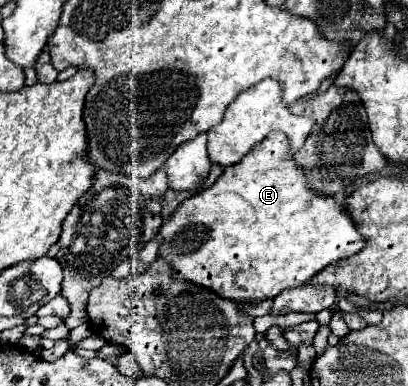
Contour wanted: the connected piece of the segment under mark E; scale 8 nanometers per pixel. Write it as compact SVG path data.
M272 131L264 141L260 141L246 157L242 157L236 165L230 165L224 169L224 173L216 179L216 183L212 187L206 187L202 189L200 193L188 197L186 201L182 201L176 211L164 219L160 231L158 231L158 237L162 239L160 243L160 249L158 249L158 257L162 257L170 271L174 273L172 279L178 279L178 281L190 281L198 287L204 287L212 293L218 293L220 297L224 299L230 299L230 301L236 301L236 303L258 303L262 299L274 299L276 295L280 295L284 289L292 289L292 287L300 287L304 283L308 283L318 271L322 271L324 267L328 267L330 263L334 261L340 261L340 259L346 259L346 257L352 257L356 255L362 247L364 247L364 237L354 229L354 221L352 217L346 213L346 209L338 203L338 197L322 197L318 193L314 193L306 181L304 181L304 169L300 169L294 161L294 157L290 155L290 147L288 147L288 137L282 135L280 131Z

